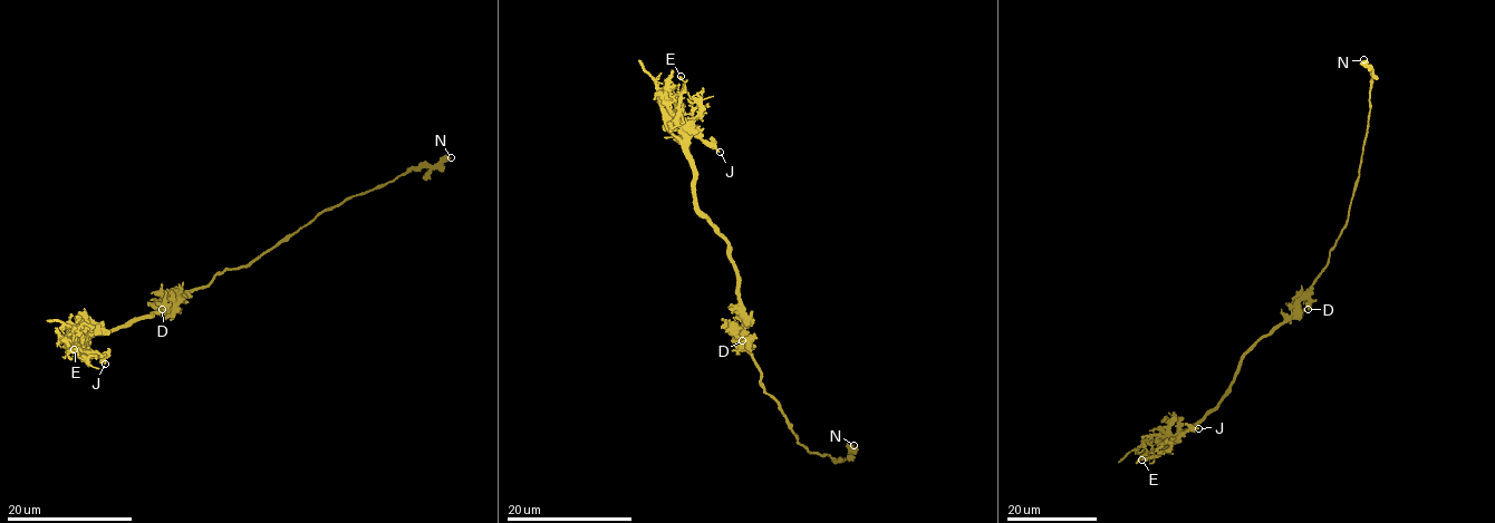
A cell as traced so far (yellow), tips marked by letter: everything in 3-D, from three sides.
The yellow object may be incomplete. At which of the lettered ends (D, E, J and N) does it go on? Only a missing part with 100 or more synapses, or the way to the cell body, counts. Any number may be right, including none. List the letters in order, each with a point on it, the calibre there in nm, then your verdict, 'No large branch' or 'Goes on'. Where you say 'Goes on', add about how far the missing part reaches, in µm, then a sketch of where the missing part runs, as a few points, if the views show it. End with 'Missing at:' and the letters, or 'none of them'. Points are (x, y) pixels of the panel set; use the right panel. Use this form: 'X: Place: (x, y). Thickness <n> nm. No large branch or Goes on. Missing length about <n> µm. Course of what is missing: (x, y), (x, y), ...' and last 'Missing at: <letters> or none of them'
D: Place: (1308, 309). Thickness 280 nm. No large branch
E: Place: (1141, 459). Thickness 160 nm. No large branch
J: Place: (1198, 428). Thickness 240 nm. No large branch
N: Place: (1363, 59). Thickness 500 nm. No large branch
Missing at: none of them

